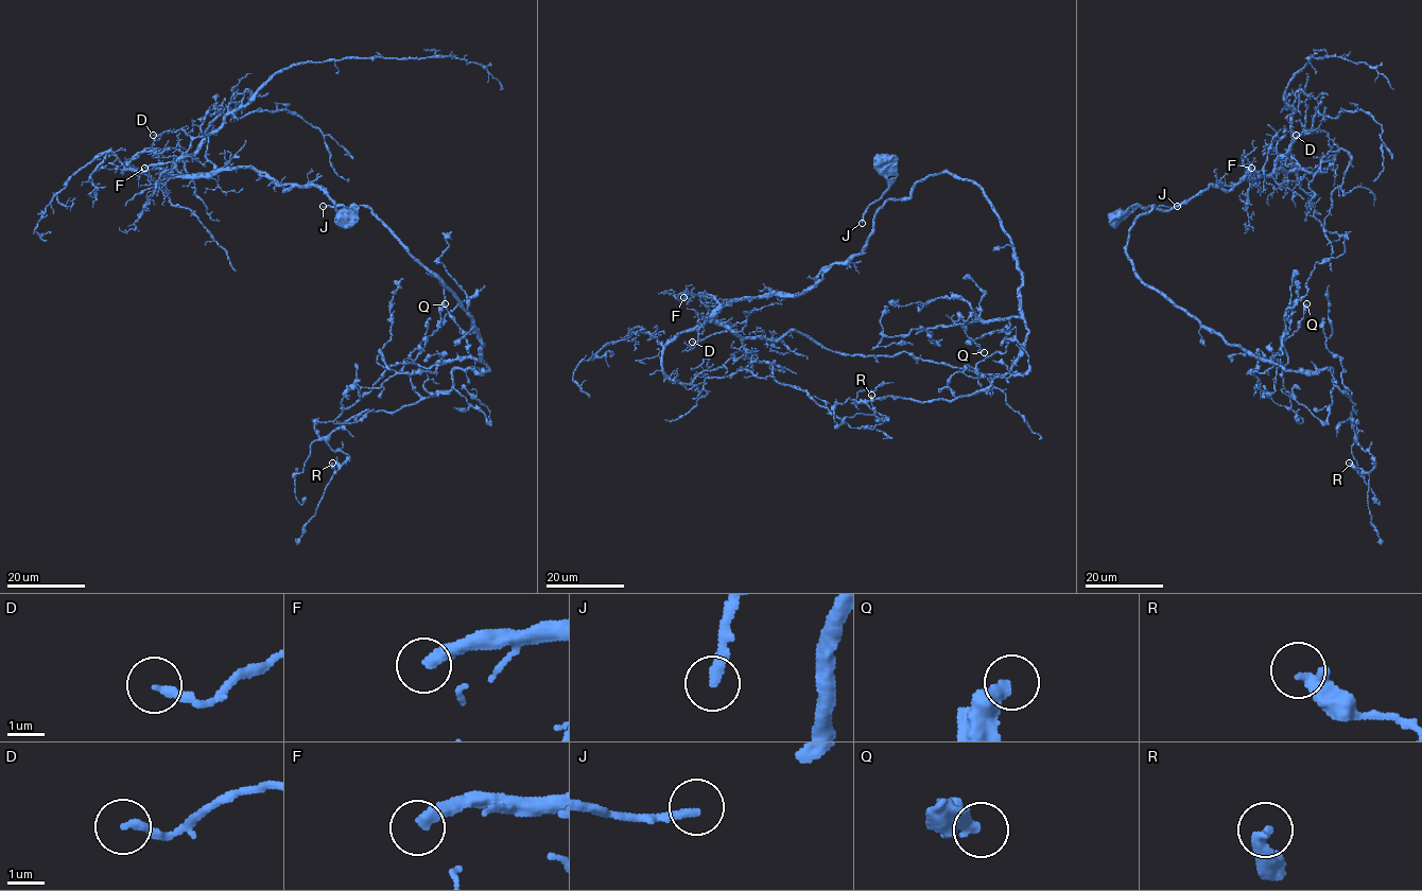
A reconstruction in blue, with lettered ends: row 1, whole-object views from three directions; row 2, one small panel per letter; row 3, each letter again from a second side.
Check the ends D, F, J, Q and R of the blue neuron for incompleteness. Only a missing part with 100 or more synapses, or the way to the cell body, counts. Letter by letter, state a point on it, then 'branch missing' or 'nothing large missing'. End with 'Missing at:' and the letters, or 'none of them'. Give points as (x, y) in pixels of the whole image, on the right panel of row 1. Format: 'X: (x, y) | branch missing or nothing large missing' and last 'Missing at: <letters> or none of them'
D: (1296, 135) | nothing large missing
F: (1251, 168) | branch missing
J: (1177, 206) | nothing large missing
Q: (1306, 303) | nothing large missing
R: (1349, 463) | nothing large missing
Missing at: F

